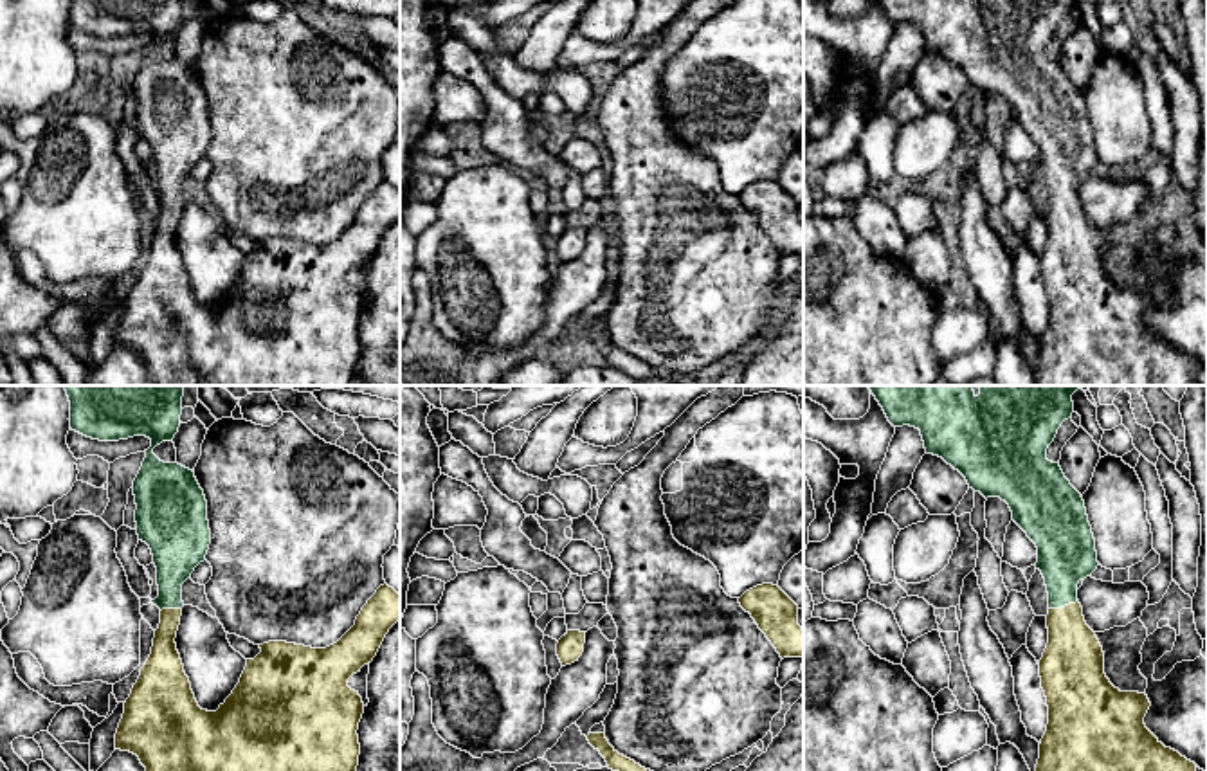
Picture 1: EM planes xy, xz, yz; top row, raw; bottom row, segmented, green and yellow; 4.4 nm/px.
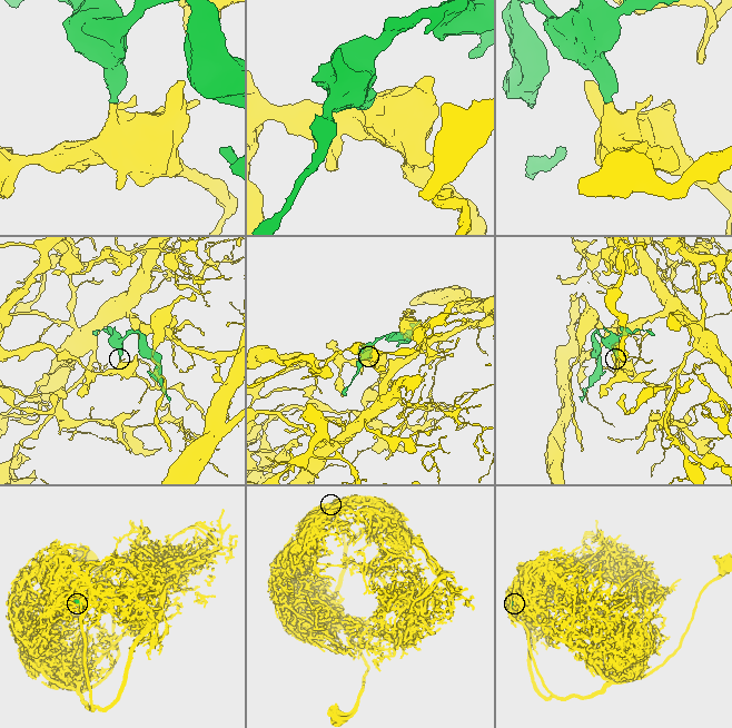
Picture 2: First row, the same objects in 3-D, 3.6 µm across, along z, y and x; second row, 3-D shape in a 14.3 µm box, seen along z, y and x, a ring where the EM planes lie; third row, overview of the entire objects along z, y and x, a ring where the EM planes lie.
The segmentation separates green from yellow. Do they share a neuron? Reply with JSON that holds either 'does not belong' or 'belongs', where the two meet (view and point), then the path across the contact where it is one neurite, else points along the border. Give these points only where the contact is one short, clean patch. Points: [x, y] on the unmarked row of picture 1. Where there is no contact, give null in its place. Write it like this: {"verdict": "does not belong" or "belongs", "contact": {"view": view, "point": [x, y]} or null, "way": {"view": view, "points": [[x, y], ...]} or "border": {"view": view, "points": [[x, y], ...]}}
{"verdict": "belongs", "contact": {"view": "yz", "point": [1063, 202]}, "way": {"view": "yz", "points": [[1067, 150], [1063, 155], [1063, 202], [1074, 256]]}}

